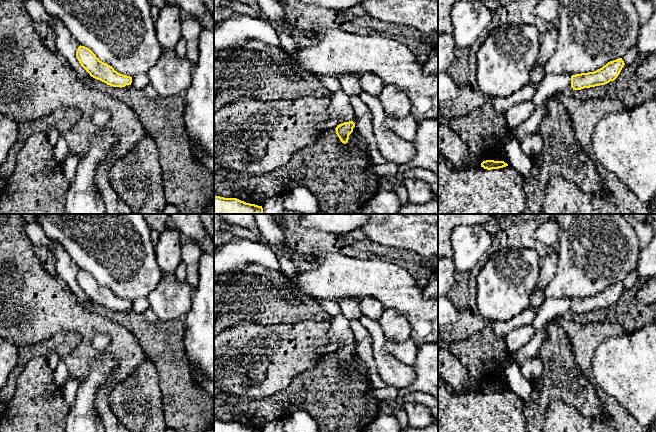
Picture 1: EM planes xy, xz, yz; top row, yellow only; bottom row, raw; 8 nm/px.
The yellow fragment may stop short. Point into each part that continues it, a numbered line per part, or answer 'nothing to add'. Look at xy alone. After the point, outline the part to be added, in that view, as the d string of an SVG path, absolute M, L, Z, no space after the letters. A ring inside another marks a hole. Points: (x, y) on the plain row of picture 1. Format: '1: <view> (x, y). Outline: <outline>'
nothing to add

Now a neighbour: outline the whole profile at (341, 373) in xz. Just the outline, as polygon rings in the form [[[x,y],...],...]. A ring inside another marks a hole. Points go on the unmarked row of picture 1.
[[[335,353],[295,376],[284,389],[262,399],[219,392],[214,397],[214,420],[237,422],[246,427],[262,430],[273,421],[283,420],[290,414],[306,412],[318,425],[320,432],[362,432],[375,419],[379,401],[373,395],[370,378],[360,373],[352,356],[348,366],[342,367]]]

